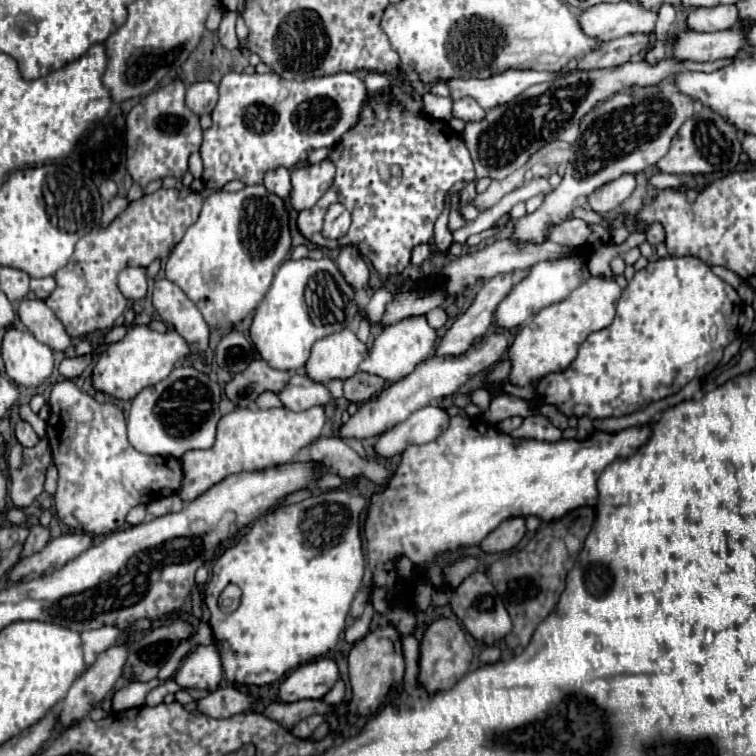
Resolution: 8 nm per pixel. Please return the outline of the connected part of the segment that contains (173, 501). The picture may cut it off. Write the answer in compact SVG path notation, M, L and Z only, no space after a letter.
M172 494L172 496L166 496L166 498L150 502L146 506L146 512L150 516L164 516L164 514L170 514L170 512L180 512L182 508L184 508L184 502L180 500L180 496Z

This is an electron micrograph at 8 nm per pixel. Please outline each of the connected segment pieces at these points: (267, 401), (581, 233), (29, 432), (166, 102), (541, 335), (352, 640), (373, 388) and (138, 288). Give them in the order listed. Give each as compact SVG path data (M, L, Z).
M262 392L258 398L256 398L256 406L266 410L266 408L274 408L274 406L282 406L280 404L280 398L274 394L274 392Z
M570 218L564 224L558 224L556 228L552 228L552 232L548 234L548 240L562 244L562 246L578 248L586 244L588 236L590 236L590 222L582 218Z
M20 420L18 424L16 424L16 428L14 428L14 432L16 432L16 438L18 438L18 442L22 444L22 446L36 446L38 444L38 436L36 436L36 432L32 430L32 426L26 422L26 420Z
M180 80L148 94L126 116L126 168L134 184L144 188L148 182L174 176L182 180L188 170L188 156L200 148L202 128L198 116L184 104L184 84Z
M590 276L566 300L540 310L532 318L532 324L520 328L508 350L508 358L512 362L508 382L514 386L536 384L546 374L566 370L576 358L578 346L588 338L588 334L612 324L620 292L622 288L614 280L606 280L602 276Z
M368 604L366 610L364 610L364 614L362 614L360 618L356 618L352 626L346 628L346 636L344 636L344 638L346 638L348 644L356 644L358 640L362 640L362 638L368 634L372 616L374 616L374 608L372 608L372 604Z
M356 372L352 378L346 380L344 384L344 396L350 402L366 402L374 396L378 396L384 388L384 380L380 376L372 376L366 372Z
M124 268L118 274L118 288L128 300L142 300L148 290L148 278L144 268Z

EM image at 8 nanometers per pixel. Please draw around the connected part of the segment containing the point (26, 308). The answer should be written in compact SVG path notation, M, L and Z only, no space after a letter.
M22 300L18 306L18 316L28 332L42 344L54 350L66 350L70 336L64 332L56 314L42 300Z

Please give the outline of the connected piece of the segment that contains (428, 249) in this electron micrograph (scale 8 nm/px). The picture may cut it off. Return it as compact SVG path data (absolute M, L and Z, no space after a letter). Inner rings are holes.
M429 243L420 244L416 246L412 251L411 264L414 266L420 266L424 260L426 260L432 252L432 245Z

